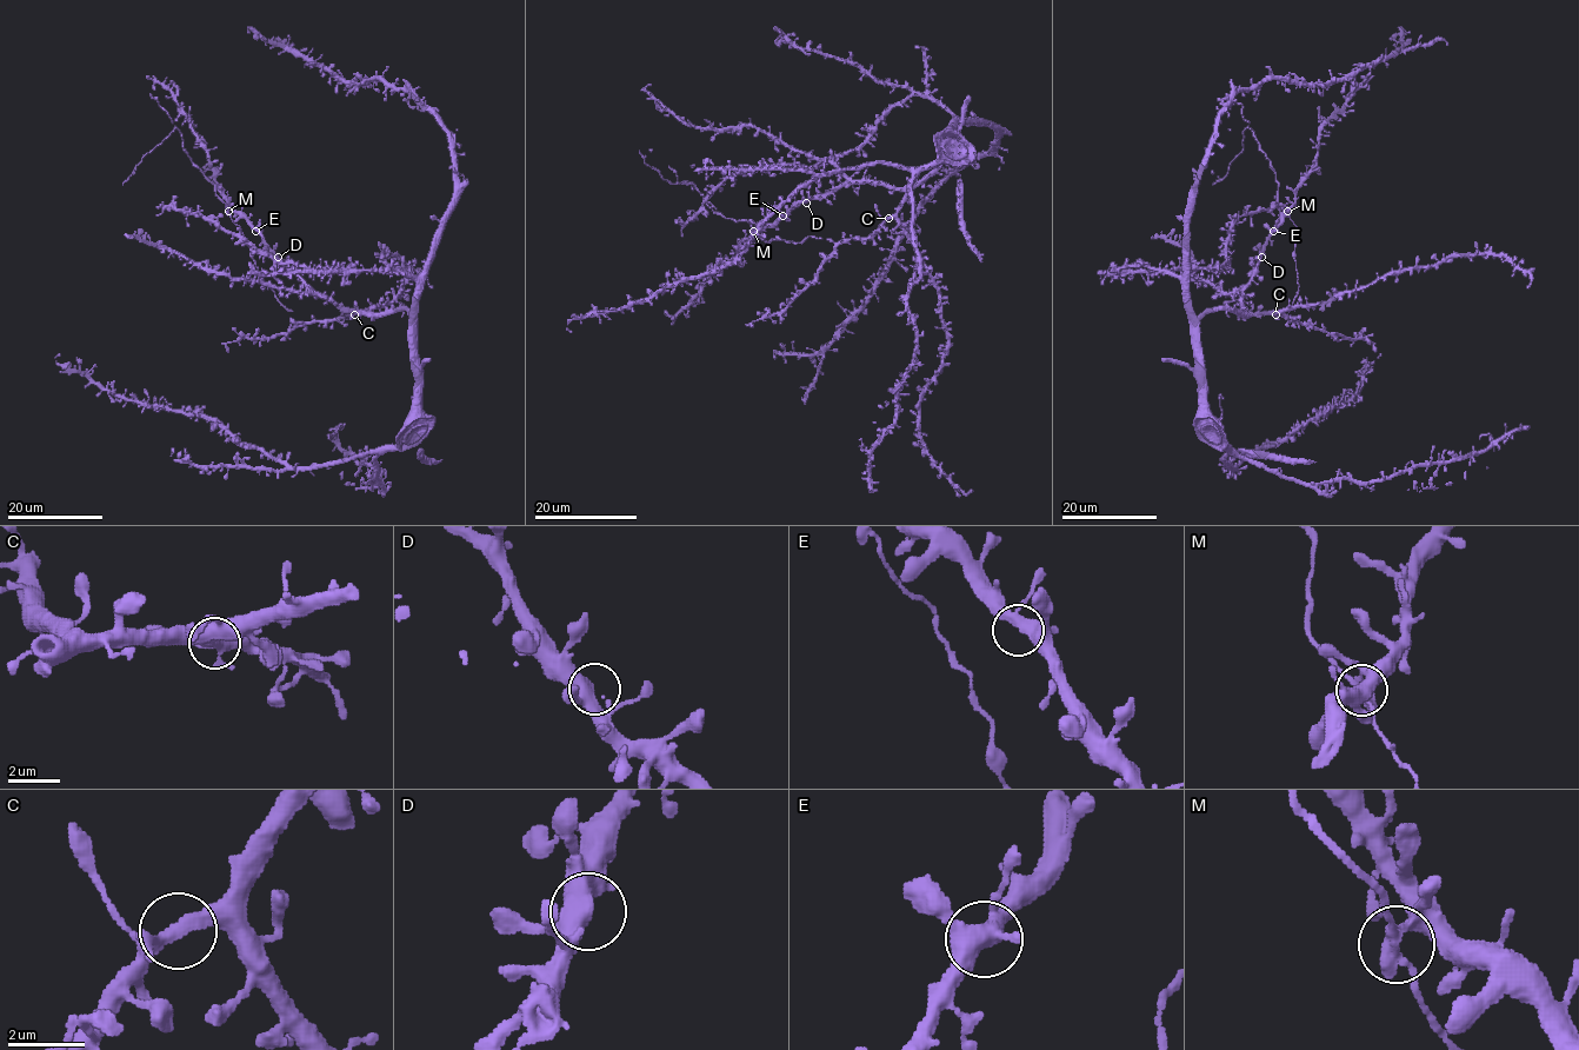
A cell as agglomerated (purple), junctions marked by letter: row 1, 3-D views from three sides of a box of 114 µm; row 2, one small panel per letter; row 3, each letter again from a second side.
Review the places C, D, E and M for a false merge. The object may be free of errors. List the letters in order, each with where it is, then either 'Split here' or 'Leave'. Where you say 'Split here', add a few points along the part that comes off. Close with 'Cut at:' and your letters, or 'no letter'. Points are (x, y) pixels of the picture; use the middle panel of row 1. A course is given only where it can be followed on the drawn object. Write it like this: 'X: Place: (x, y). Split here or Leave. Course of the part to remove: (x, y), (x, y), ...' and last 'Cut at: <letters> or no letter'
C: Place: (888, 218). Leave
D: Place: (806, 203). Leave
E: Place: (783, 216). Leave
M: Place: (753, 231). Leave
Cut at: no letter

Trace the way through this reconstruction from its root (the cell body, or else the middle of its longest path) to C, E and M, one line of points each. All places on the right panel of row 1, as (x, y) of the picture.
C: (1199, 338), (1198, 321), (1208, 312), (1232, 310), (1276, 314)
E: (1199, 338), (1198, 321), (1206, 313), (1247, 313), (1243, 290), (1273, 231)
M: (1199, 338), (1198, 321), (1206, 313), (1247, 313), (1243, 290), (1253, 277), (1268, 234), (1287, 211)

